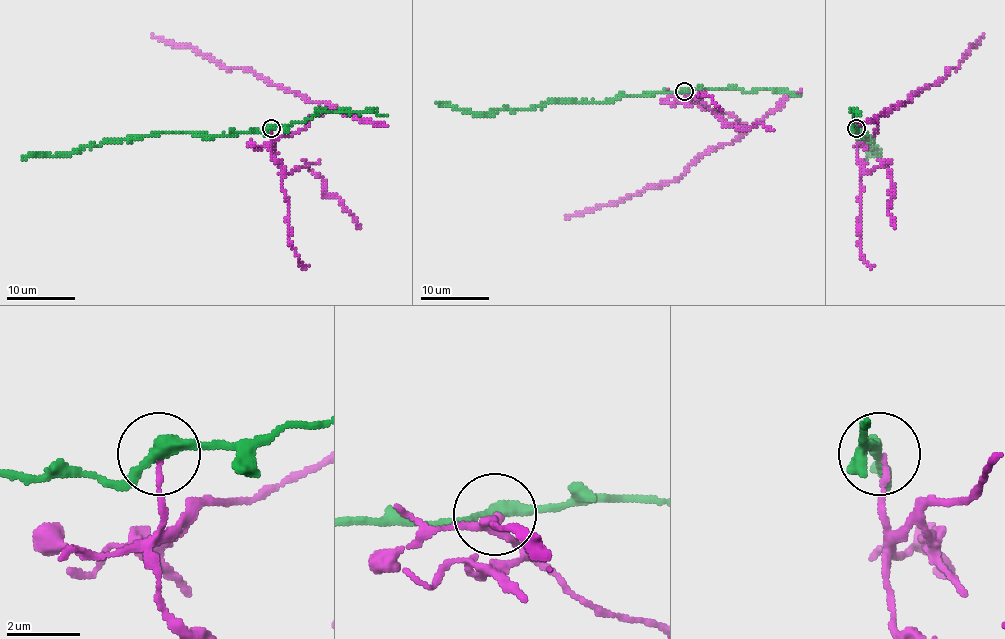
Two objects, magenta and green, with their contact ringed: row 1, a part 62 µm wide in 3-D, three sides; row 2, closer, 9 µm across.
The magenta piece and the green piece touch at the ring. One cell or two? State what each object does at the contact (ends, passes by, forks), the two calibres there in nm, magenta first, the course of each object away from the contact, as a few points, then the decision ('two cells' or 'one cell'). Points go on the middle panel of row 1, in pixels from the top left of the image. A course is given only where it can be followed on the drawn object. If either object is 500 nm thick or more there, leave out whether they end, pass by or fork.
magenta ends | green passes by | 140/320 nm | magenta via (684, 91), (703, 107), (733, 115), (745, 127), (742, 134), (703, 153), (672, 182), (564, 218) | green via (684, 91), (619, 95), (605, 102), (542, 102), (530, 108), (498, 110), (491, 115), (467, 114), (437, 103) | two cells

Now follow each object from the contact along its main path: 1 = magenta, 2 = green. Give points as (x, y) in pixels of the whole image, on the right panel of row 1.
1: (856, 128), (859, 142), (864, 137), (871, 137), (880, 114), (934, 85), (955, 68), (982, 34)
2: (856, 128), (859, 137), (866, 133), (866, 138), (873, 140), (880, 150), (878, 155), (870, 154), (868, 159)

